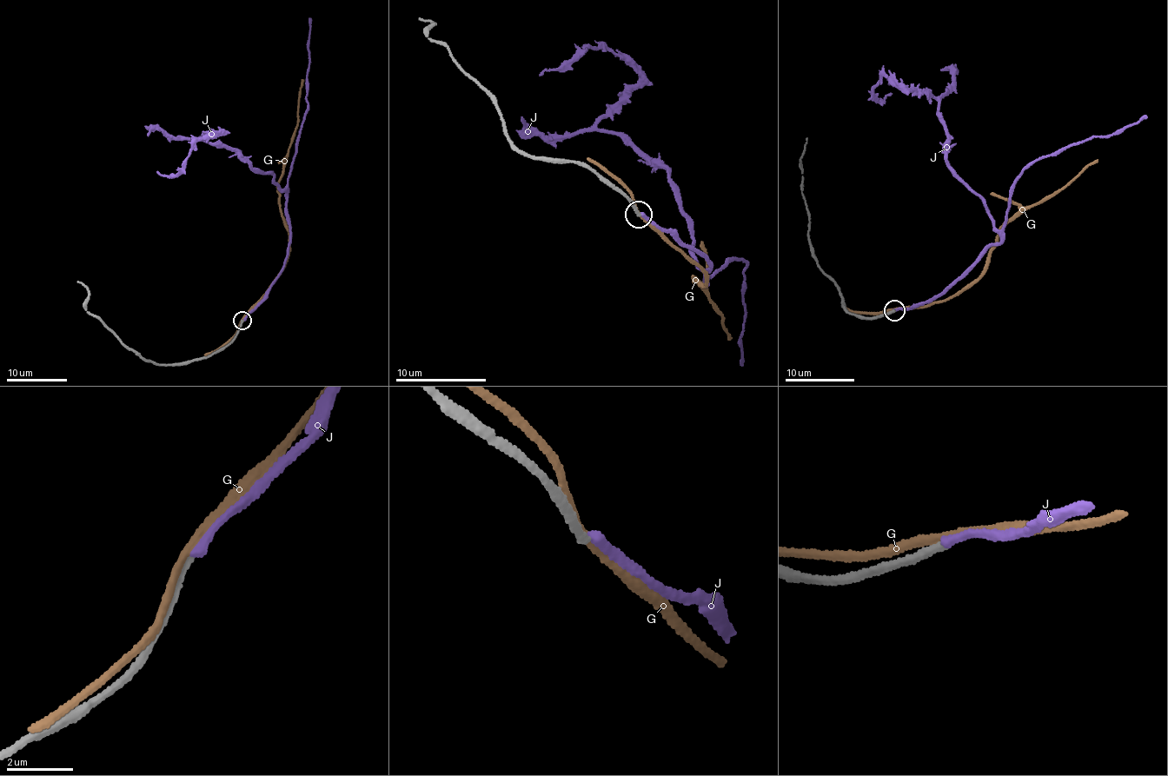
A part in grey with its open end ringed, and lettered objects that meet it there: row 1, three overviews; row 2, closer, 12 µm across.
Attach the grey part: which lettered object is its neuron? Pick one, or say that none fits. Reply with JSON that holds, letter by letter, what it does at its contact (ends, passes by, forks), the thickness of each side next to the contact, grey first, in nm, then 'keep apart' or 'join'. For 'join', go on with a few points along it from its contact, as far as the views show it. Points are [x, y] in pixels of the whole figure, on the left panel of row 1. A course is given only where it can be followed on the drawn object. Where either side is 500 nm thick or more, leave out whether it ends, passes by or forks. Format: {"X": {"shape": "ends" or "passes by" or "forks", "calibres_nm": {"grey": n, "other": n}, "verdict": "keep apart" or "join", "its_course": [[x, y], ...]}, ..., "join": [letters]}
{"G": {"shape": "passes by", "calibres_nm": {"grey": 360, "other": 240}, "verdict": "keep apart"}, "J": {"shape": "ends", "calibres_nm": {"grey": 280, "other": 280}, "verdict": "keep apart"}, "join": []}

